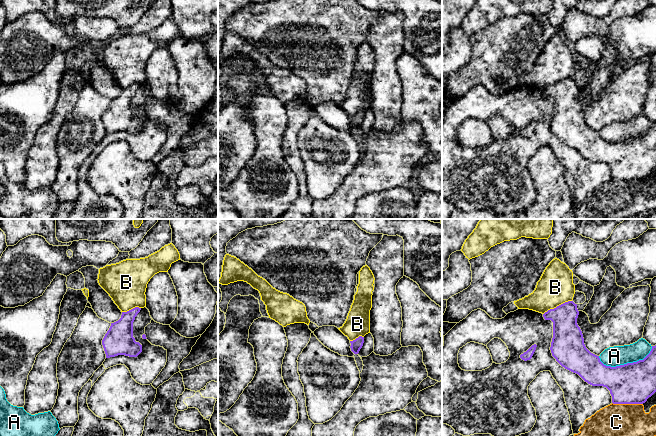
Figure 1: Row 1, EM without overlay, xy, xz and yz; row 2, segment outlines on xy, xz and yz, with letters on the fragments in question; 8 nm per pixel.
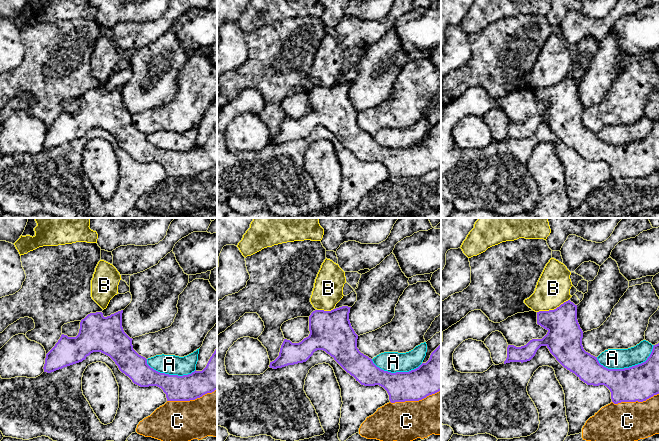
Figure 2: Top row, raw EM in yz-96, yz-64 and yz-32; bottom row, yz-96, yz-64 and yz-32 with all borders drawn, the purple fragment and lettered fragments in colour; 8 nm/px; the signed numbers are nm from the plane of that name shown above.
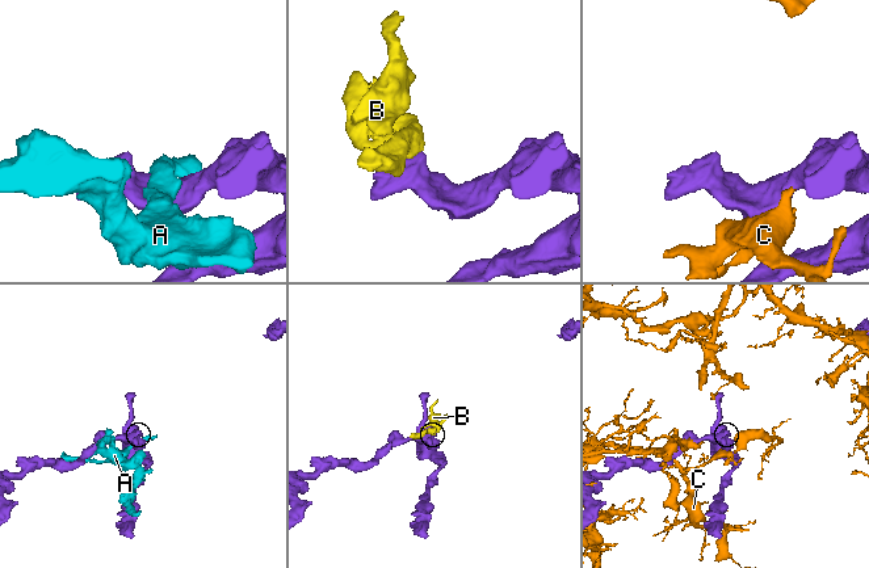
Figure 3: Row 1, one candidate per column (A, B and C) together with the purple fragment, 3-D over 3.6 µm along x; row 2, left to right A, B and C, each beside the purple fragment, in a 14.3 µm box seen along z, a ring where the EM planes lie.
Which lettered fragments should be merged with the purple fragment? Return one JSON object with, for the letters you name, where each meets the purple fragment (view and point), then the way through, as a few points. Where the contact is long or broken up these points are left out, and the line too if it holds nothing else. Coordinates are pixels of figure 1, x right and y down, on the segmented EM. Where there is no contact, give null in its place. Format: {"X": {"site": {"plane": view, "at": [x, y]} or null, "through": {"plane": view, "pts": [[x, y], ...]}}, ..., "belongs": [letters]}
{"belongs": []}

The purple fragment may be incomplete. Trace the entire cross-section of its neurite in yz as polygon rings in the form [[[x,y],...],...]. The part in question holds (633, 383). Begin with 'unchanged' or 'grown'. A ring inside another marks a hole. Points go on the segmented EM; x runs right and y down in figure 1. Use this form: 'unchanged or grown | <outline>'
unchanged | [[[573,301],[565,302],[543,314],[545,320],[553,322],[551,353],[565,369],[578,374],[592,386],[606,387],[613,404],[643,404],[656,392],[656,345],[643,359],[633,363],[611,367],[604,365],[599,356],[591,353],[584,344],[584,338],[577,324],[579,311]]]

